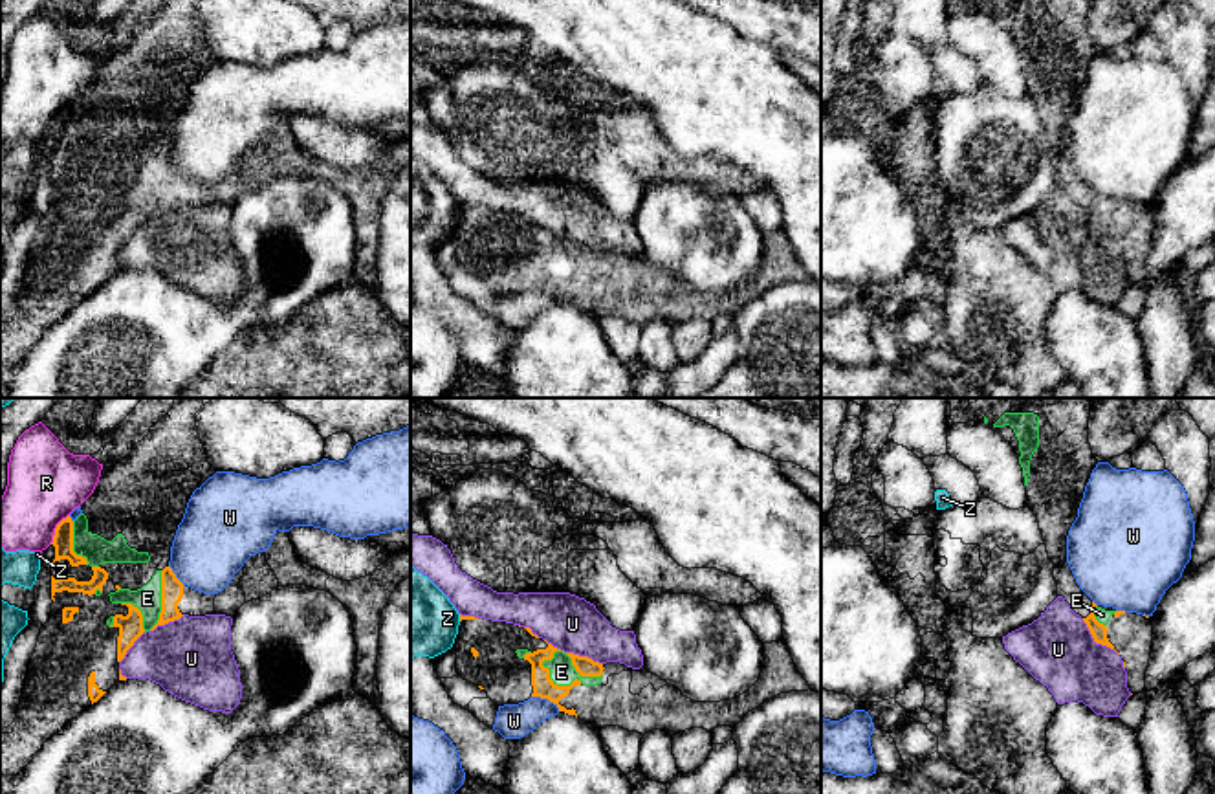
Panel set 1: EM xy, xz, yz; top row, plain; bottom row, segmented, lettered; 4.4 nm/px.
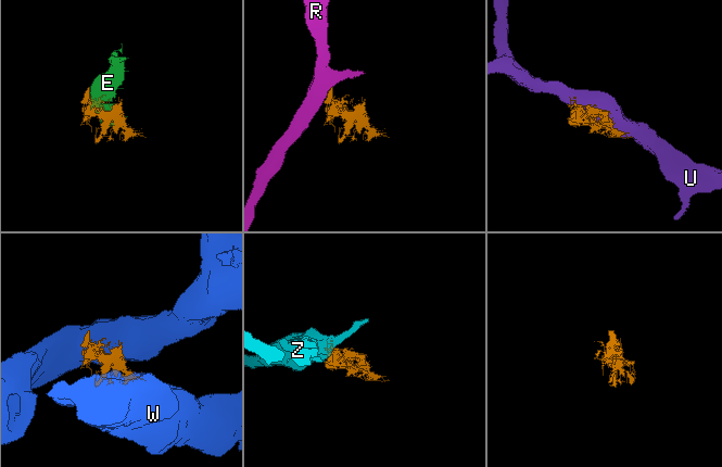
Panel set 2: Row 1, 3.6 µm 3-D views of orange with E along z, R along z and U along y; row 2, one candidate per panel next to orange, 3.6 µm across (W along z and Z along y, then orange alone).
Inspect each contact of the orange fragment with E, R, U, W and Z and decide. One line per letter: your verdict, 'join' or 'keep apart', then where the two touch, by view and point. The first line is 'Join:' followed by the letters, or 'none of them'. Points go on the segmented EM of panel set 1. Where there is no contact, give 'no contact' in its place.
Join: E
E: join; meets orange in xz at (570, 684)
R: keep apart; meets orange in xy at (55, 529)
U: keep apart; meets orange in xz at (572, 653)
W: keep apart; meets orange in xz at (547, 697)
Z: keep apart; meets orange in xz at (460, 618)

